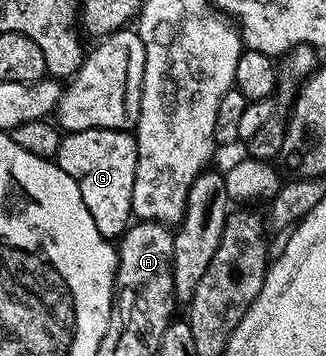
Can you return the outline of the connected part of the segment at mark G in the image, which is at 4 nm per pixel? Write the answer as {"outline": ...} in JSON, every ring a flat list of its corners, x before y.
{"outline":[[88,129,78,133,65,133,55,158,55,164,79,187,95,227,104,237,120,238,129,228,133,217,133,188,137,166,137,138,123,129]]}

